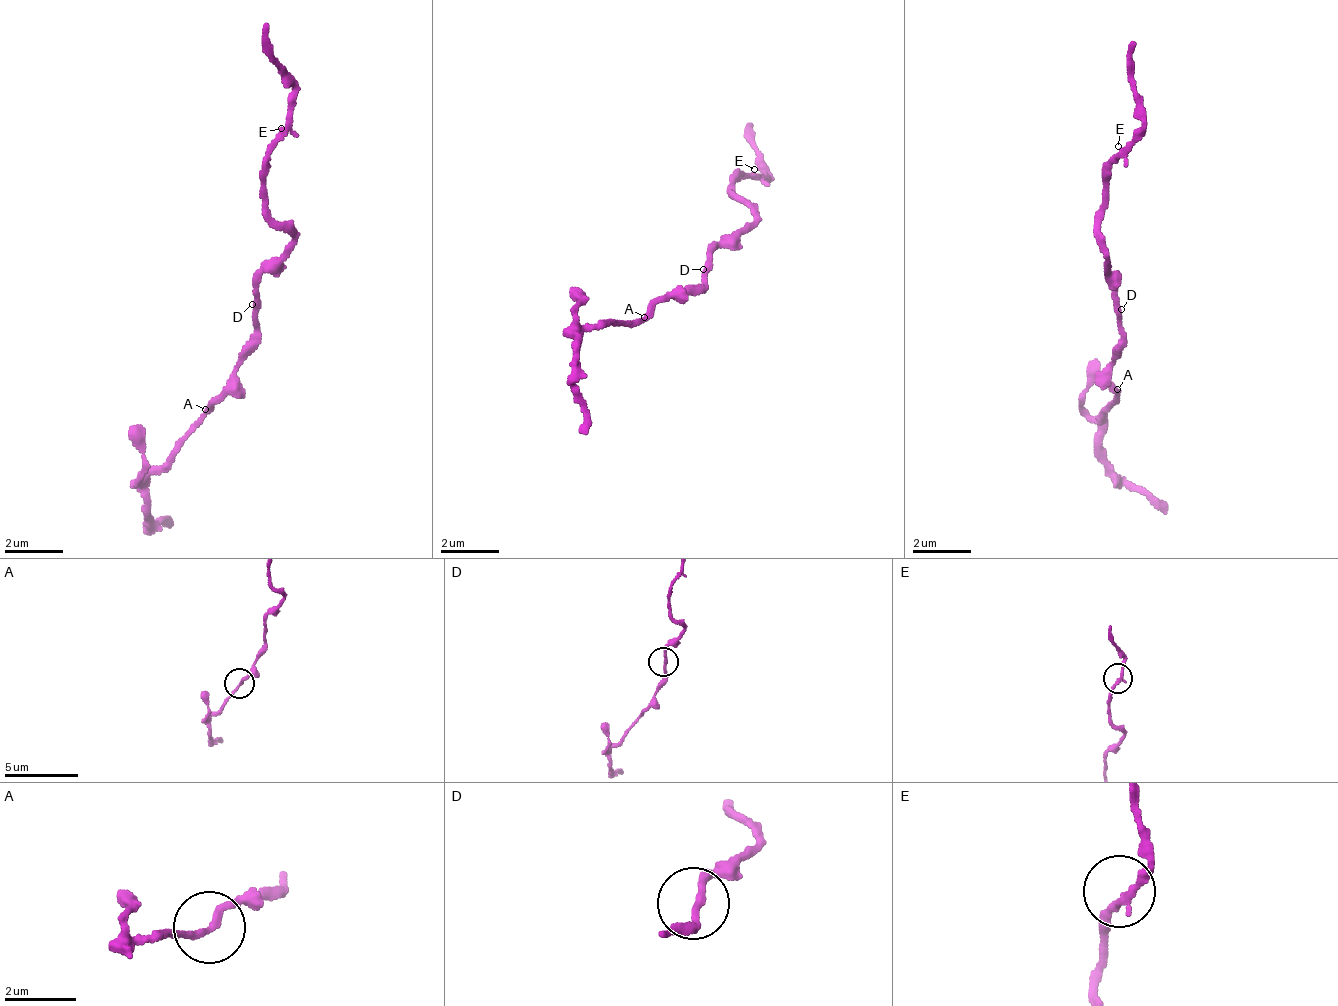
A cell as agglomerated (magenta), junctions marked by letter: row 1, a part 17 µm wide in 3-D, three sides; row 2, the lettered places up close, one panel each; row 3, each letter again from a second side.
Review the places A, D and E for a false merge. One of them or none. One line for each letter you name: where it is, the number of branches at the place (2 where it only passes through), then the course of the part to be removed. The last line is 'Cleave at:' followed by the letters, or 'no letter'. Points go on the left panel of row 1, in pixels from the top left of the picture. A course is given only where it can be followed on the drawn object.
Cleave at: no letter

